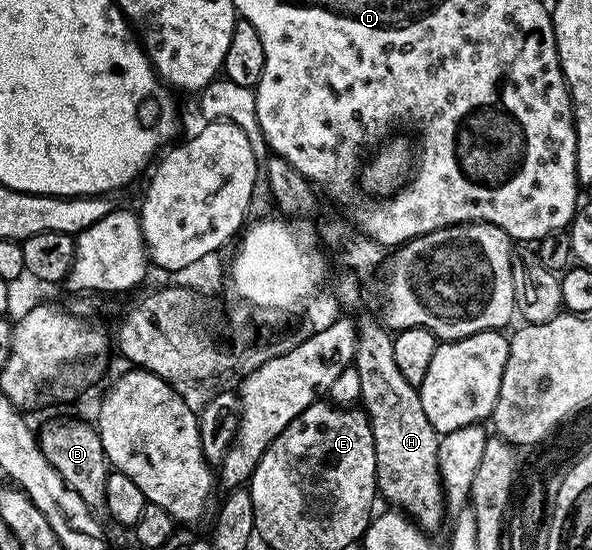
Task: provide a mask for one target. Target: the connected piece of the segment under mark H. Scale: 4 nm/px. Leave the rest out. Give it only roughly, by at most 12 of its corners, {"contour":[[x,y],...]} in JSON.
{"contour":[[377,318],[356,323],[376,490],[423,531],[444,523],[440,435]]}

